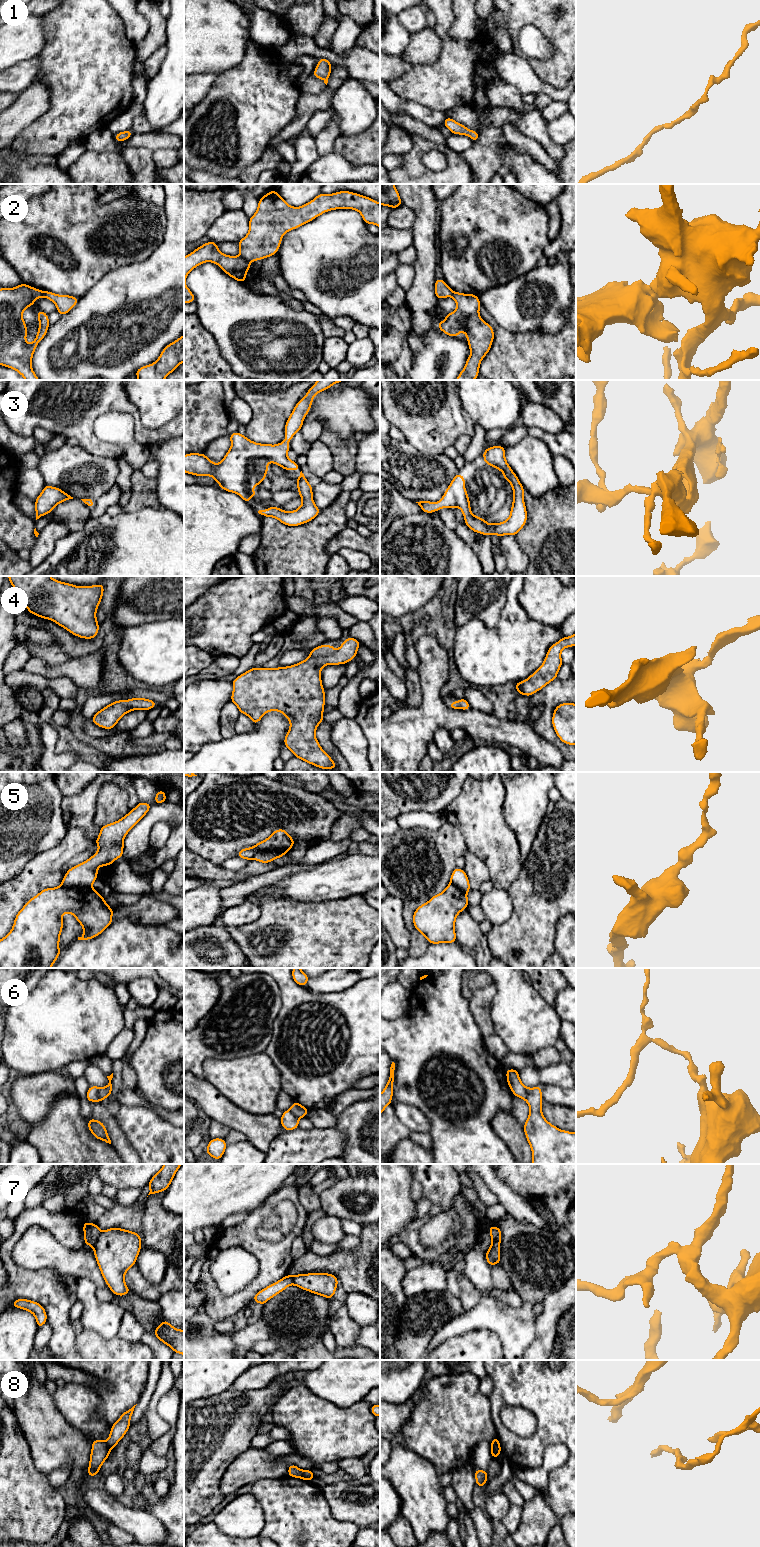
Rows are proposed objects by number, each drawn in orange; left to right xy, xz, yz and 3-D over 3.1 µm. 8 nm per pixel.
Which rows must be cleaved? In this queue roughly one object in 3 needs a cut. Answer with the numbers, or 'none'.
2, 5, 6, 7, 8

